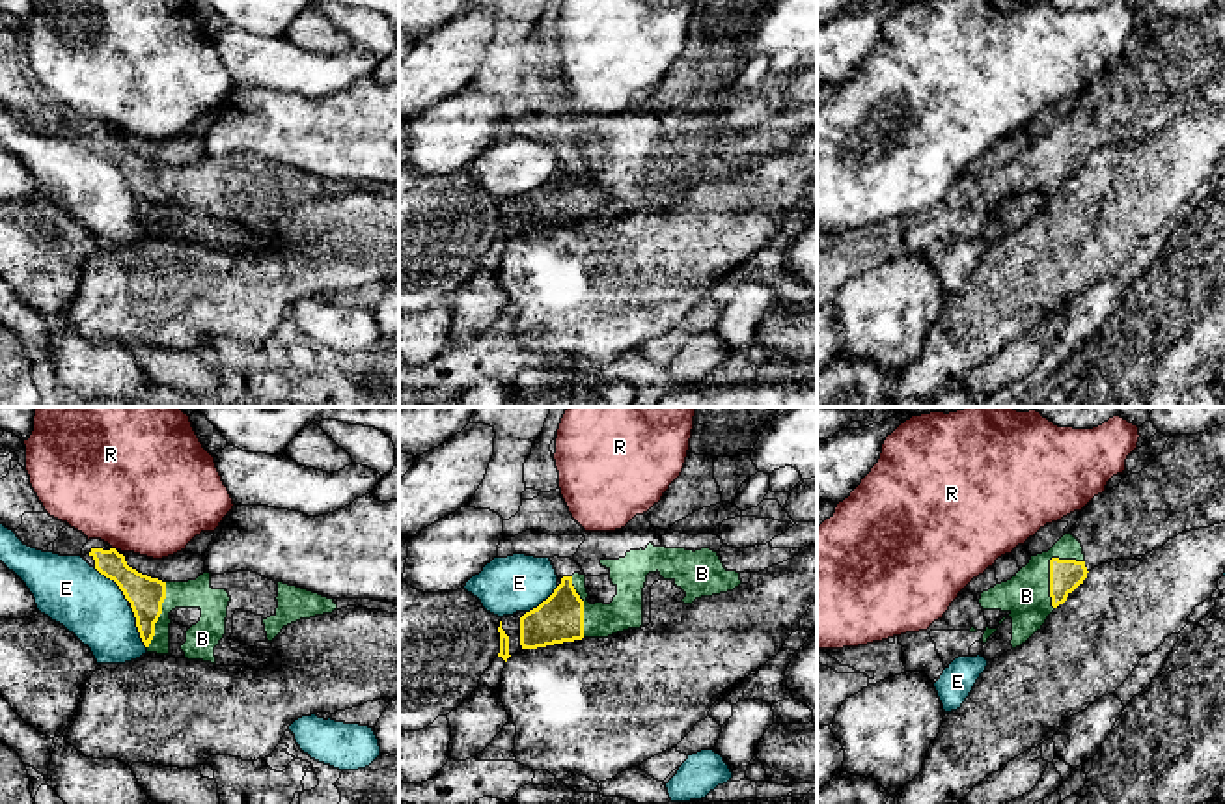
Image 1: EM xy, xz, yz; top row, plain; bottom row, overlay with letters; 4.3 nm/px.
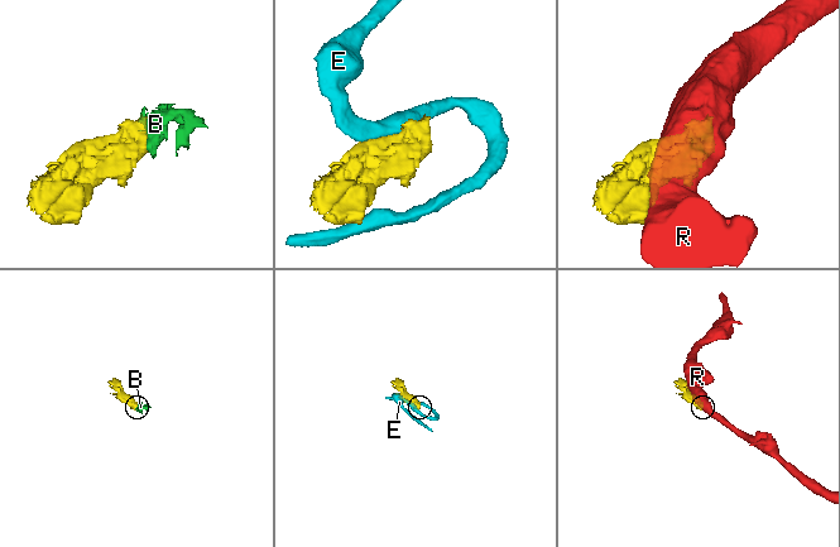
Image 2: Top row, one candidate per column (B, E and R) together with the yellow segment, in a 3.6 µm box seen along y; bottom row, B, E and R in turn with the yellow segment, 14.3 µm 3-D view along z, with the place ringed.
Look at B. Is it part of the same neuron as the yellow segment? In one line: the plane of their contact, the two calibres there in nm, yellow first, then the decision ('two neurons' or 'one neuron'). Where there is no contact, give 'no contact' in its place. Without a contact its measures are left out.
contact in yz; calibres 140 and 200 nm; one neuron

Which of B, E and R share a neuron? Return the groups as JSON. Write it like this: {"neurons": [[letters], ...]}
{"neurons": [["B"], ["E"], ["R"]]}

